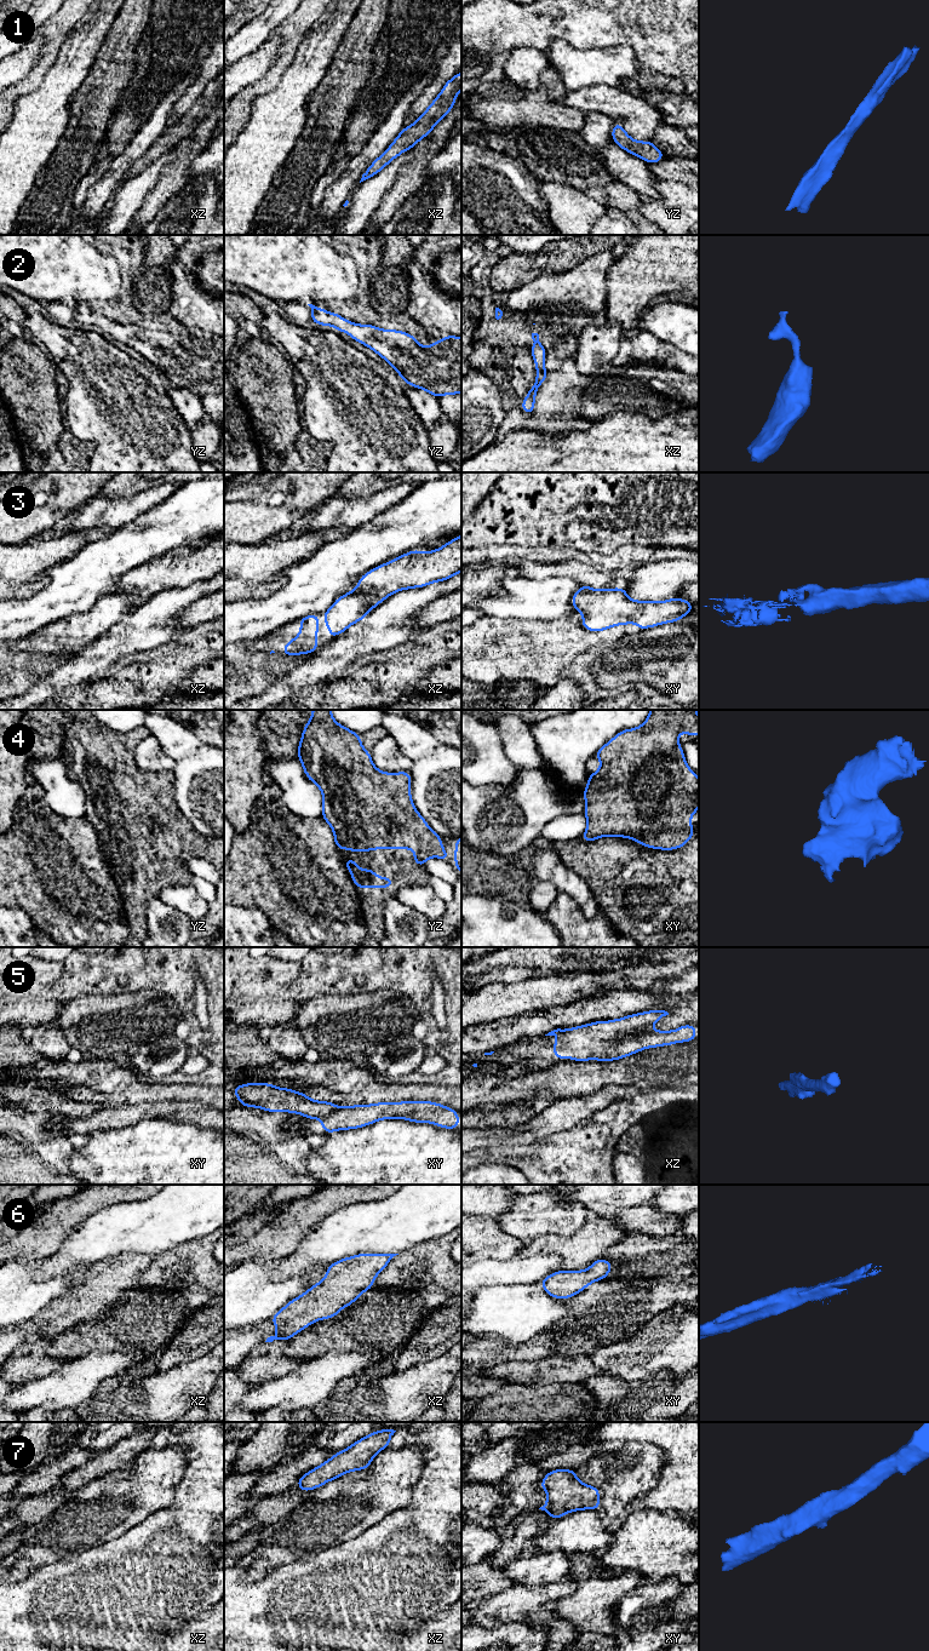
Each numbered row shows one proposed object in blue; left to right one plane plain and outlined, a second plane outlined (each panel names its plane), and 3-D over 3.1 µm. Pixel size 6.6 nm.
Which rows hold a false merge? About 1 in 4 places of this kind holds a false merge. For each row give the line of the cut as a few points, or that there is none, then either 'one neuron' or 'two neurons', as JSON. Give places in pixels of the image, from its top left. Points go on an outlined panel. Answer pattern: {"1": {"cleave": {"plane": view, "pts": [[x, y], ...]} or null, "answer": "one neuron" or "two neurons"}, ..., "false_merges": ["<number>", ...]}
{"1": {"cleave": null, "answer": "one neuron"}, "2": {"cleave": null, "answer": "one neuron"}, "3": {"cleave": null, "answer": "one neuron"}, "4": {"cleave": null, "answer": "one neuron"}, "5": {"cleave": {"plane": "xy", "pts": [[338, 1108], [321, 1118]]}, "answer": "two neurons"}, "6": {"cleave": null, "answer": "one neuron"}, "7": {"cleave": null, "answer": "one neuron"}, "false_merges": ["5"]}

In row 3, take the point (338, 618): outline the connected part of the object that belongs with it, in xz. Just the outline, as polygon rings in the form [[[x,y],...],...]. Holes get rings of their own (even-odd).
[[[461,534],[437,550],[412,550],[368,571],[354,590],[338,597],[321,615],[326,618],[329,636],[334,638],[390,595],[443,581],[460,572]]]

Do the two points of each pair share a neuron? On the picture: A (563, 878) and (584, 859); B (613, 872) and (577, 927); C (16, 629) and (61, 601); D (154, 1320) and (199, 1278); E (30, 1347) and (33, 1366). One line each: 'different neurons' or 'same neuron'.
A: different neurons
B: different neurons
C: same neuron
D: different neurons
E: same neuron

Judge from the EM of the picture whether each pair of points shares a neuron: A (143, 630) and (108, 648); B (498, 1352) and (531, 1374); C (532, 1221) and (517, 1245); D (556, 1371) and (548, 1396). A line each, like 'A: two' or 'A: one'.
A: one
B: two
C: two
D: two

